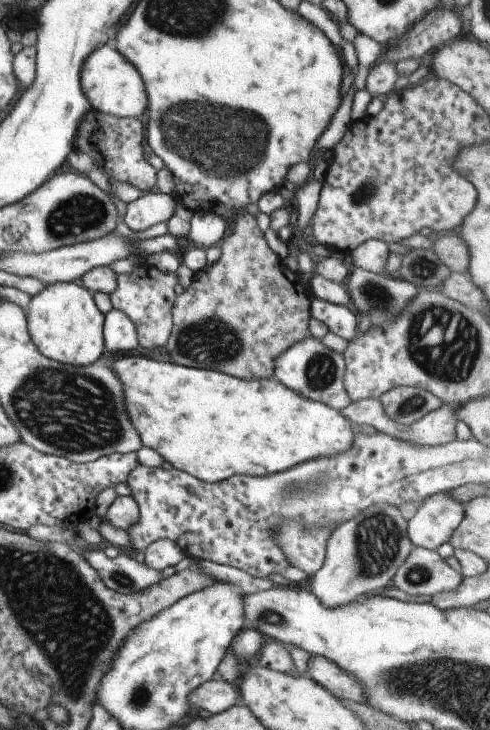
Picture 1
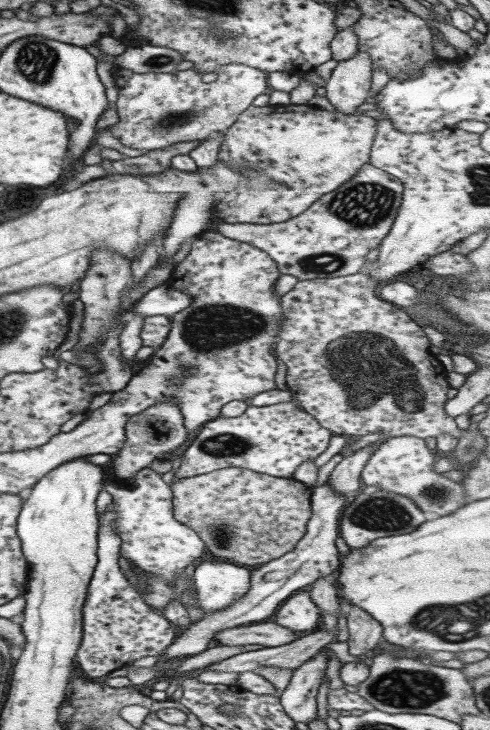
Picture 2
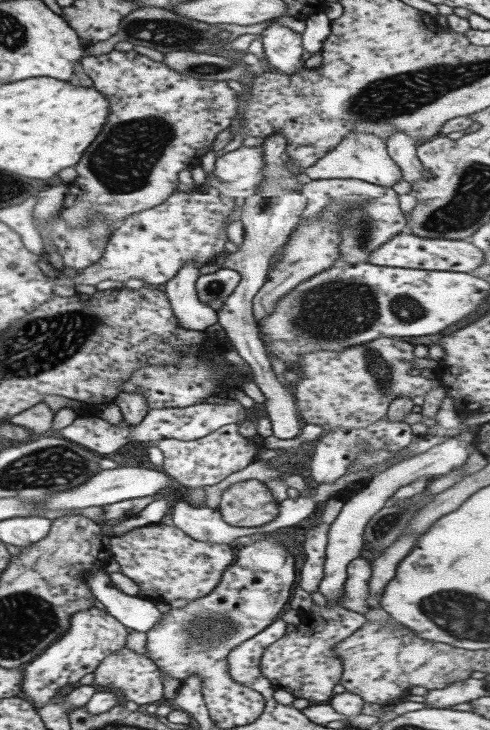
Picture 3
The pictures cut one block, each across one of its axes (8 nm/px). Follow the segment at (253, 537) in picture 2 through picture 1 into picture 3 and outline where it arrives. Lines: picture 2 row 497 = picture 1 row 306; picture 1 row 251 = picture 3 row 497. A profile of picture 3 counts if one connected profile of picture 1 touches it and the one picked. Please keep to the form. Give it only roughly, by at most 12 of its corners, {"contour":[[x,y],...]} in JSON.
{"contour":[[259,480],[231,484],[218,497],[225,523],[268,527],[279,503]]}

